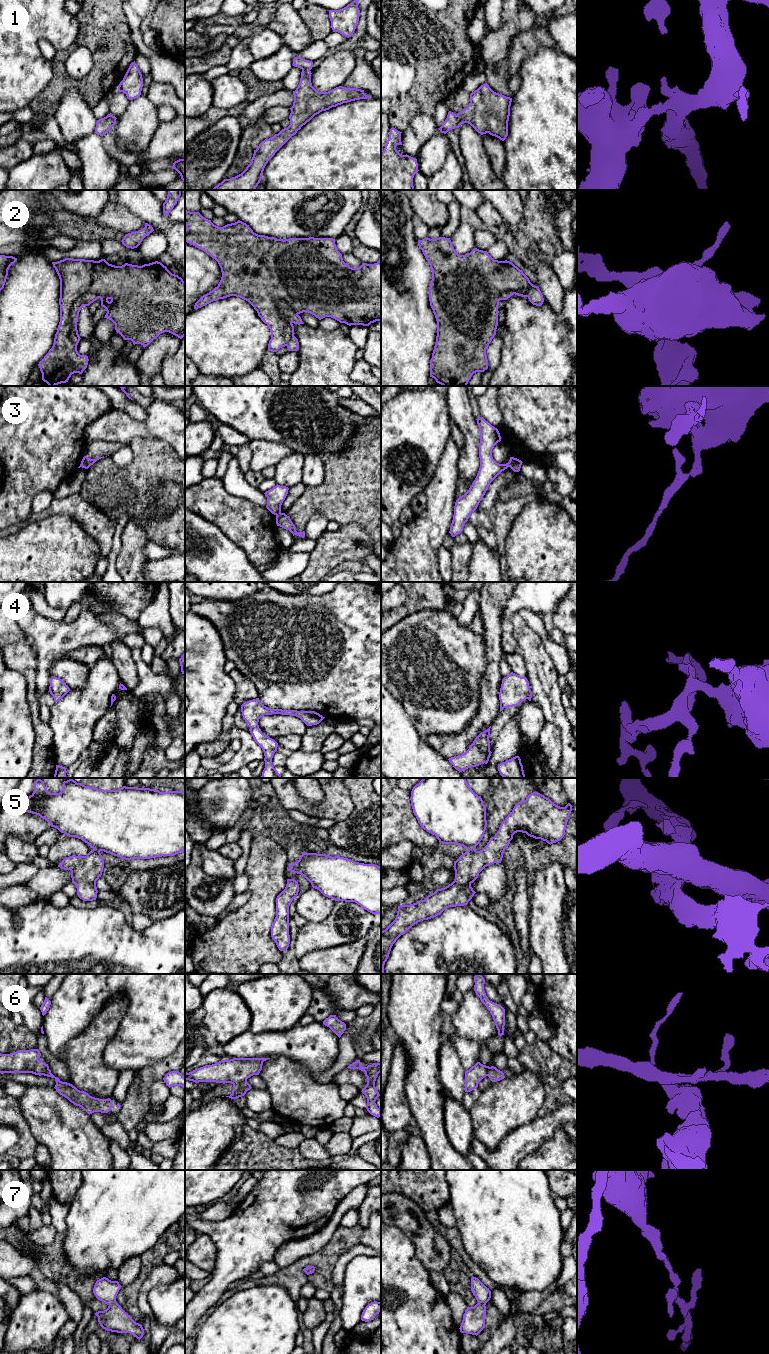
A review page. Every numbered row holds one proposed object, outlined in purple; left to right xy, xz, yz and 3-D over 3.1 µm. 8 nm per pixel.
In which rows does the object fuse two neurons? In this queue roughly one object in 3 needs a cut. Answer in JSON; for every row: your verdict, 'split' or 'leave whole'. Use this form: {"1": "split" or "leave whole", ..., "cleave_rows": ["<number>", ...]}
{"1": "leave whole", "2": "split", "3": "split", "4": "leave whole", "5": "split", "6": "split", "7": "leave whole", "cleave_rows": ["2", "3", "5", "6"]}

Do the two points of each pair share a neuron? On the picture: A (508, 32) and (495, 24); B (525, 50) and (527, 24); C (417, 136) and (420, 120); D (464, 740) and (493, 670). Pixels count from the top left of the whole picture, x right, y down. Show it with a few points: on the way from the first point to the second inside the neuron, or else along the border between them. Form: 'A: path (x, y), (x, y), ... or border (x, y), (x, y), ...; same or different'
A: border (501, 10), (501, 26), (490, 30); different
B: border (534, 22), (529, 29), (520, 31); different
C: path (418, 132), (420, 124); same
D: path (479, 723), (489, 709), (490, 687); same

